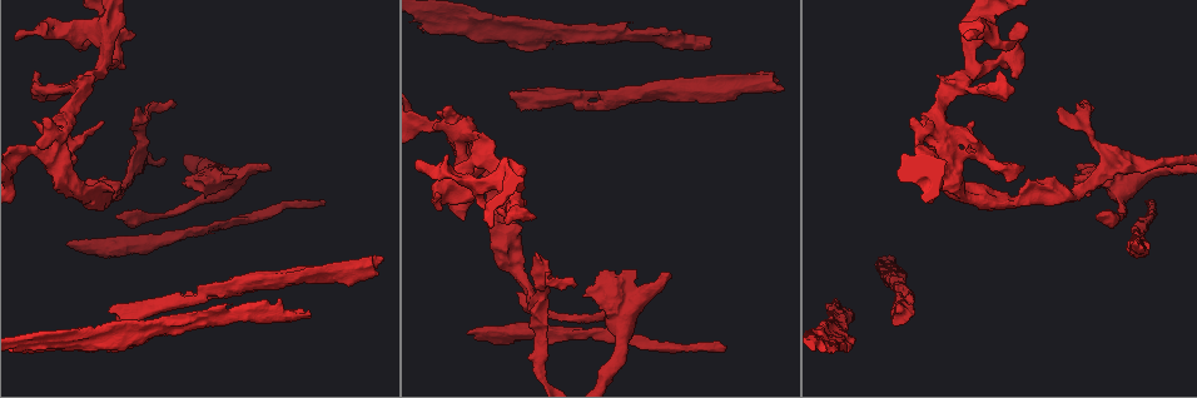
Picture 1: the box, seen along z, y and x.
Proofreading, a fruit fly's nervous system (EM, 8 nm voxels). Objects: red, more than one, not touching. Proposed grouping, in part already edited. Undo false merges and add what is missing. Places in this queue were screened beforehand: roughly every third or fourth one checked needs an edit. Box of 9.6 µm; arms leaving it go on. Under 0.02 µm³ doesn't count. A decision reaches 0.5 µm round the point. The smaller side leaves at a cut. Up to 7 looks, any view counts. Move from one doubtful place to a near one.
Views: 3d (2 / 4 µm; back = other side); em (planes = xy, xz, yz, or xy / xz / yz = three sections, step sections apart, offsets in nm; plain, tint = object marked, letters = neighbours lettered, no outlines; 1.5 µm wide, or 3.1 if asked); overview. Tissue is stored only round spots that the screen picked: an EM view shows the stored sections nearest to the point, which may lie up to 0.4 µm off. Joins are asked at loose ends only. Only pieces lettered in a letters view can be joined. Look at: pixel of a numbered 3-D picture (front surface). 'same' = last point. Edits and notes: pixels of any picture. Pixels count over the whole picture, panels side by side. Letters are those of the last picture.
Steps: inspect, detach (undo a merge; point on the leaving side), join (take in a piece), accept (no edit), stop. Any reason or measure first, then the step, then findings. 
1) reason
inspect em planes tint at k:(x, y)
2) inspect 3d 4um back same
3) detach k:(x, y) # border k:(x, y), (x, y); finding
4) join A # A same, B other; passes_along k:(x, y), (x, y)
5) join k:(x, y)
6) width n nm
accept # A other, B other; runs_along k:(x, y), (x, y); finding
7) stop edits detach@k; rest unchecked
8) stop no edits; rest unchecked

free end
inspect 3d 4um at 1:(669, 277)

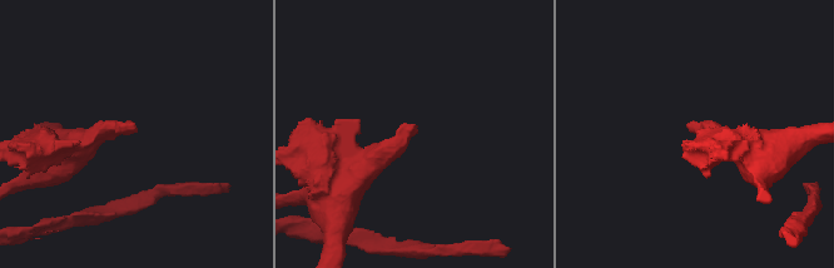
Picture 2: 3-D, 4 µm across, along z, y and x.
shape alone is not enough
inspect em planes plain at 2:(134, 130)

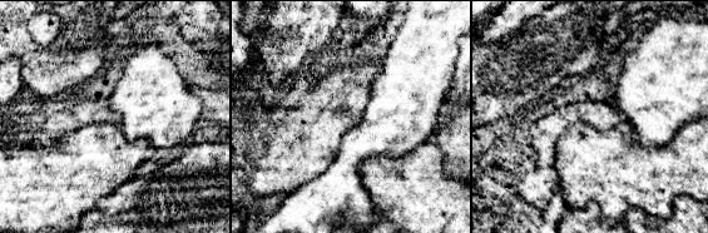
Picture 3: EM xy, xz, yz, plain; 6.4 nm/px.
see the neighbours
inspect em planes letters same

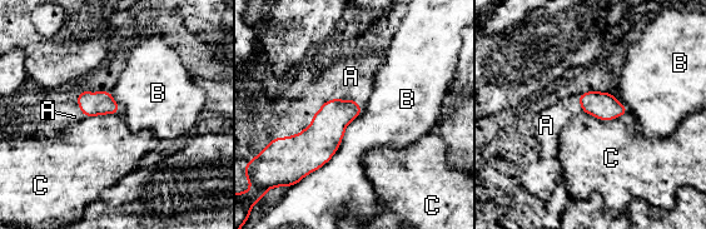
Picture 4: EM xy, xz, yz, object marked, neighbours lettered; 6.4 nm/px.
width 150 nm
join 4:(351, 76) # A same, B other, C other; passes_along 4:(322, 138), (331, 100), (351, 76); it goes on there

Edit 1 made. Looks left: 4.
inspect overview

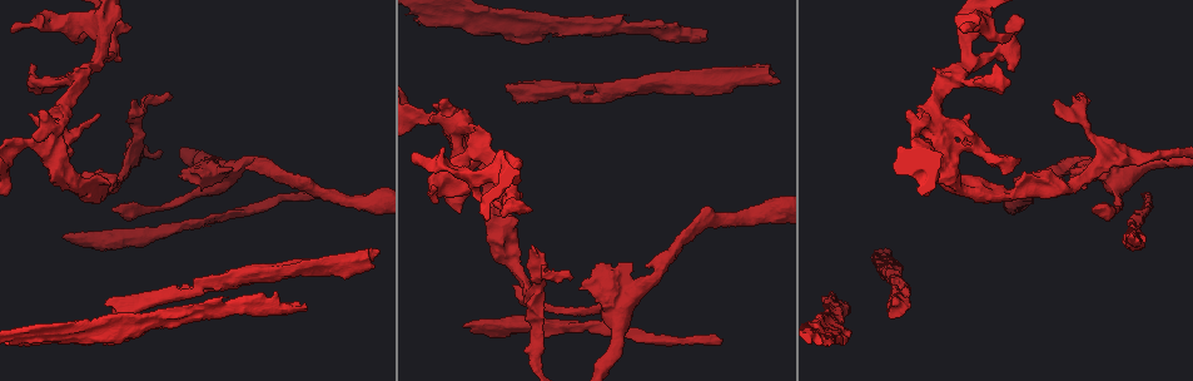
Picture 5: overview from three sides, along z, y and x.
thin end
inspect em xz step 8 tint at 5:(1082, 94)

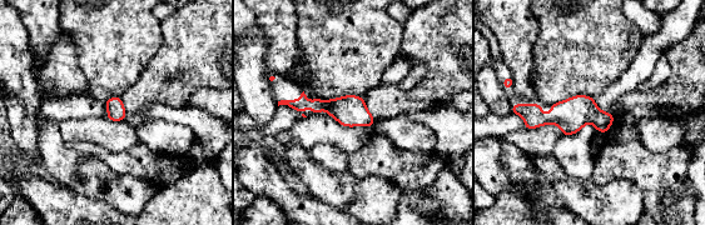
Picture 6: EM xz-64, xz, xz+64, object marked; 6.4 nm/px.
another direction
inspect em planes letters same

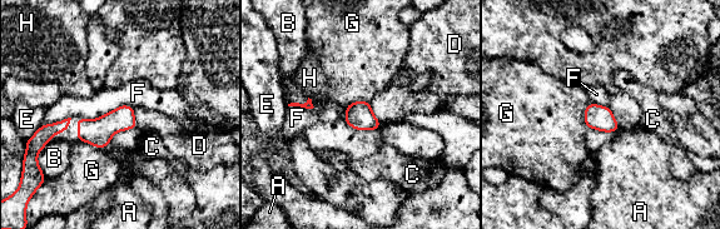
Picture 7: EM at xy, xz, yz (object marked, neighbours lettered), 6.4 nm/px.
longest_contact F 360 nm
accept # A other, B other, C other, D other, E other, F other, G other, H other; border 7:(133, 106), (79, 118); none of them fits

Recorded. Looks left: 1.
stop edits join@4; rest unchecked

